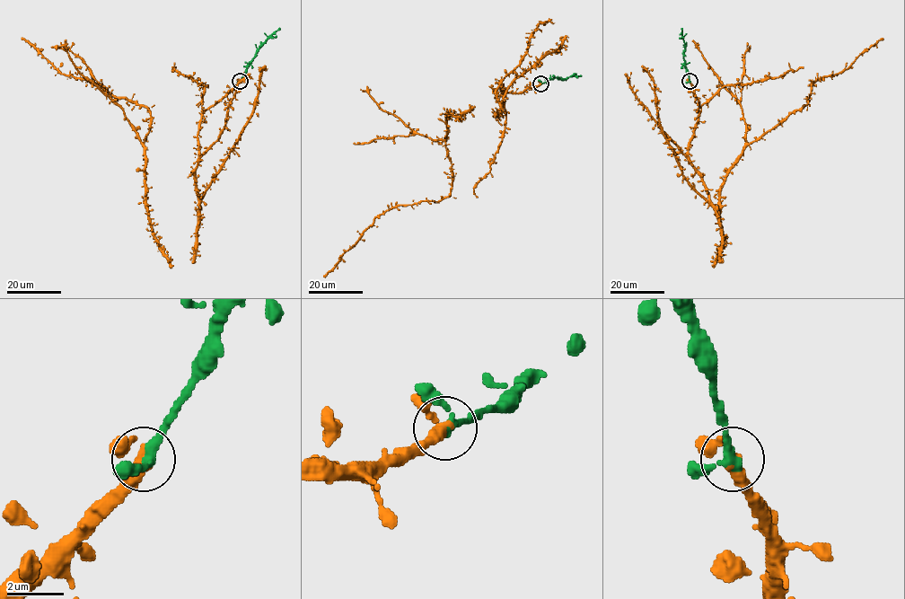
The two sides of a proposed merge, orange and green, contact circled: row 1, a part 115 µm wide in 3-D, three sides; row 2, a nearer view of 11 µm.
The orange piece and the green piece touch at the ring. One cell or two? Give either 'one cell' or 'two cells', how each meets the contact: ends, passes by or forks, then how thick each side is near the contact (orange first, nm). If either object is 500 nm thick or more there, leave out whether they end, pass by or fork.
one cell | orange passes by | green passes by | 320/320 nm

